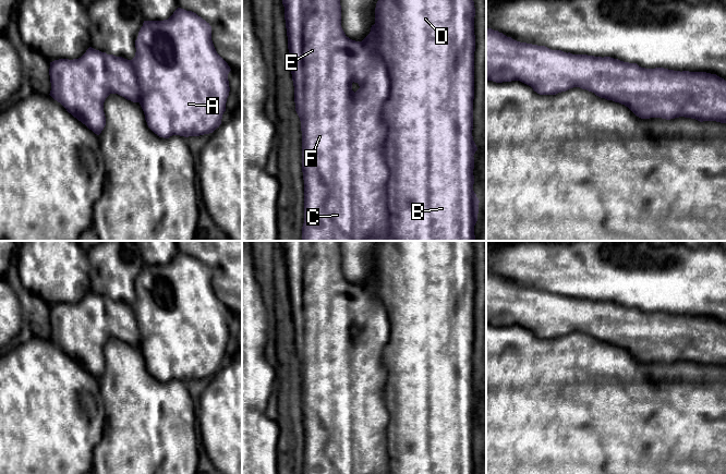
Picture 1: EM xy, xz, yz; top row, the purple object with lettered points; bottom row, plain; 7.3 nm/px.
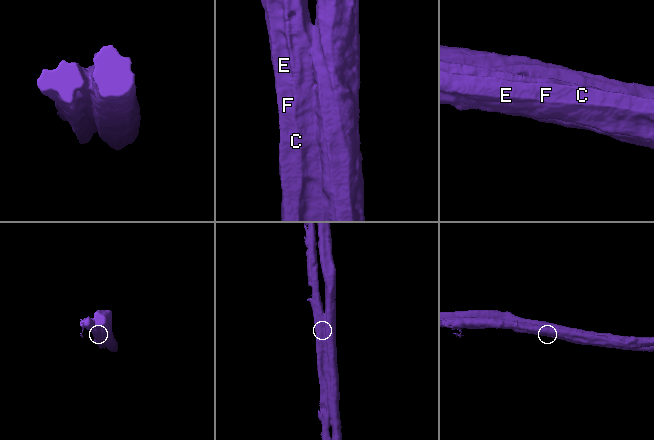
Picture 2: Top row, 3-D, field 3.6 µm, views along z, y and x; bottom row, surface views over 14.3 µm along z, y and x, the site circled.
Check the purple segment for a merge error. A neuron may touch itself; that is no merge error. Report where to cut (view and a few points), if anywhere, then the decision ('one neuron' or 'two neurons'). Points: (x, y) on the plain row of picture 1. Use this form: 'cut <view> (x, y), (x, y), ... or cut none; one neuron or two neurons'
cut xz (354, 337), (363, 361), (354, 404), (335, 405), (338, 473); two neurons

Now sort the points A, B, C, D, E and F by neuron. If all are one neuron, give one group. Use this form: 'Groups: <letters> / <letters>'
Groups: A B C D / E F

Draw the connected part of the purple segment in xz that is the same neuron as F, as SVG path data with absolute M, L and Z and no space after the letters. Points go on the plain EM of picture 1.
M282 241L294 330L295 355L302 375L302 416L304 424L304 467L302 474L339 474L334 464L338 449L336 404L355 408L354 384L359 379L364 353L354 336L352 302L362 285L346 280L341 271L339 241Z

